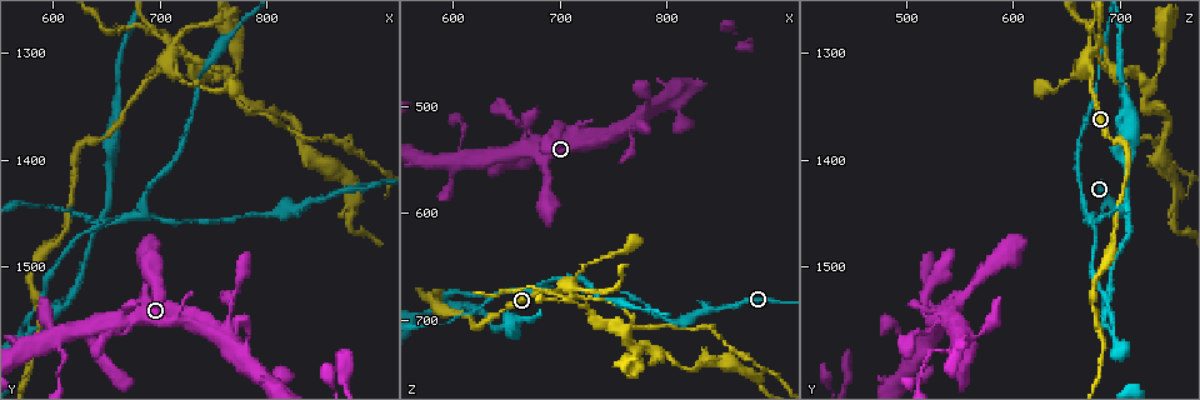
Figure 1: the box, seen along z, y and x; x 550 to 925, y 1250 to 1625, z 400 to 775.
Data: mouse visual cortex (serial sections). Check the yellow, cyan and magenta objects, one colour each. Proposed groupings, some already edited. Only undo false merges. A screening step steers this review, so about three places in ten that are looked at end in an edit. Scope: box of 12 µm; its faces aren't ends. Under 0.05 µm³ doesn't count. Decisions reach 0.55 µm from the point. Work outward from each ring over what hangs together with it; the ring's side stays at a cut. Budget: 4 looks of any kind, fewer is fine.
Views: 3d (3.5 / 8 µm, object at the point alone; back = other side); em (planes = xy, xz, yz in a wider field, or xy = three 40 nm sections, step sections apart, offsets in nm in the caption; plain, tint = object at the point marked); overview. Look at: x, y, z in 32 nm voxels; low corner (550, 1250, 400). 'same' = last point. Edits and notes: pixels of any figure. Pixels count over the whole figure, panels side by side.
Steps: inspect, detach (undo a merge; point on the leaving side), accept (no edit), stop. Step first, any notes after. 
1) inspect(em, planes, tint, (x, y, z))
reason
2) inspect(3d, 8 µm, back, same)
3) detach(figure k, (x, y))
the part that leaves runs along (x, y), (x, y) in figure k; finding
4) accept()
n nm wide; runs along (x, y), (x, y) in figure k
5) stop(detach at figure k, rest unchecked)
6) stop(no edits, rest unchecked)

inspect(3d, 3.5 µm, (712, 1302, 674))
four or more arms meet

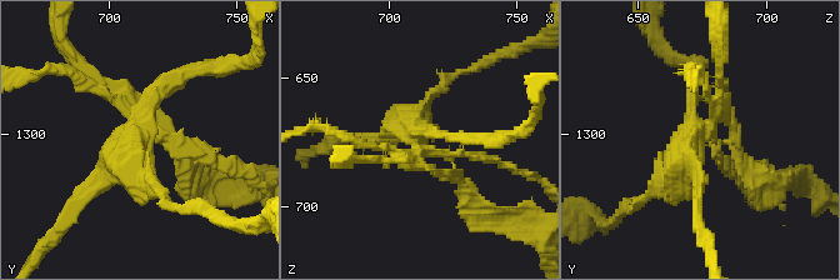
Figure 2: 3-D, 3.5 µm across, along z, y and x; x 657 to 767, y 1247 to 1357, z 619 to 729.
inspect(em, xy, step 3, tint, (712, 1301, 674))

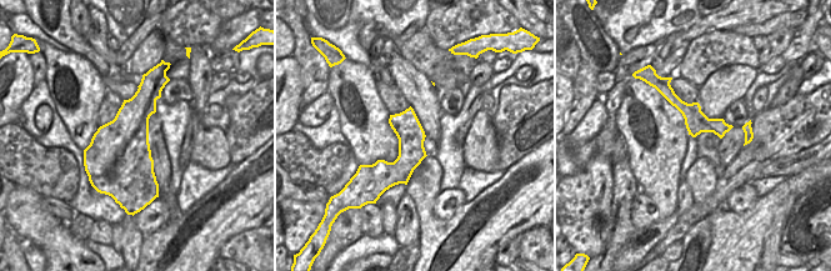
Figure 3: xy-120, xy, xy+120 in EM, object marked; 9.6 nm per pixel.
detach(figure 2, (455, 179))
the part that leaves runs along (425, 150), (453, 160), (468, 201), (490, 220) in figure 2; two cells meet here

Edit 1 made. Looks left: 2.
inspect(3d, 3.5 µm, (838, 1440, 694))
sudden change in width

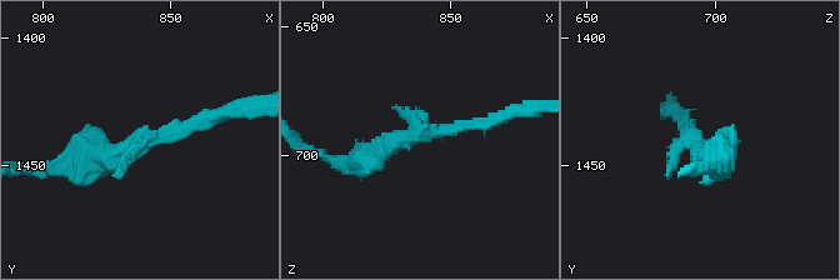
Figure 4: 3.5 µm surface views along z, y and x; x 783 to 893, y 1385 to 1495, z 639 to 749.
inspect(em, xy, step 5, tint, (836, 1441, 692))

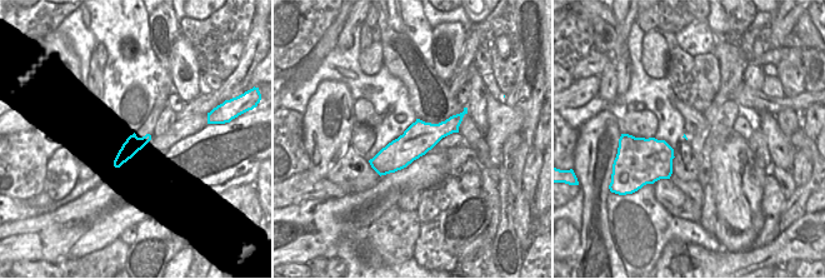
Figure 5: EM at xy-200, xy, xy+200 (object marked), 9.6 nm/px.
accept()
runs along (459, 116), (374, 164) in figure 5; all the same cell

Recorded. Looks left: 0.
stop(detach at figure 2, rest unchecked)

